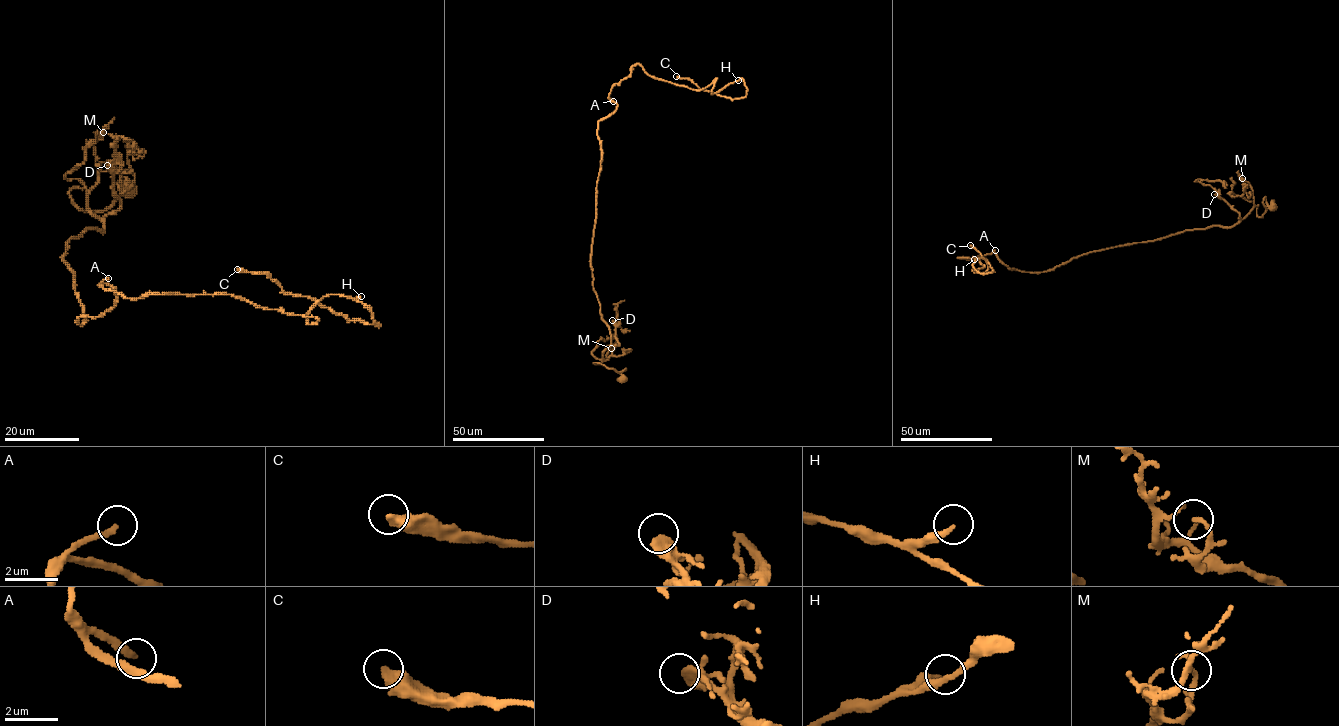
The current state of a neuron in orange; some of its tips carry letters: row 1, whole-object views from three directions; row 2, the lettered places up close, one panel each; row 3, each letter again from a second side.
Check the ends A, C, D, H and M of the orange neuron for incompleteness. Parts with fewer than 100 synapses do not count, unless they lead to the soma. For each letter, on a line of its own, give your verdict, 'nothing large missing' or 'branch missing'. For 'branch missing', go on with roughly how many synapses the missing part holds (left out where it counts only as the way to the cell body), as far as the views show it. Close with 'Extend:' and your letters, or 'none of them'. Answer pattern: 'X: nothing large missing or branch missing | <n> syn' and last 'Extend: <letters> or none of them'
A: branch missing | 200 syn
C: nothing large missing
D: nothing large missing
H: nothing large missing
M: nothing large missing
Extend: A

